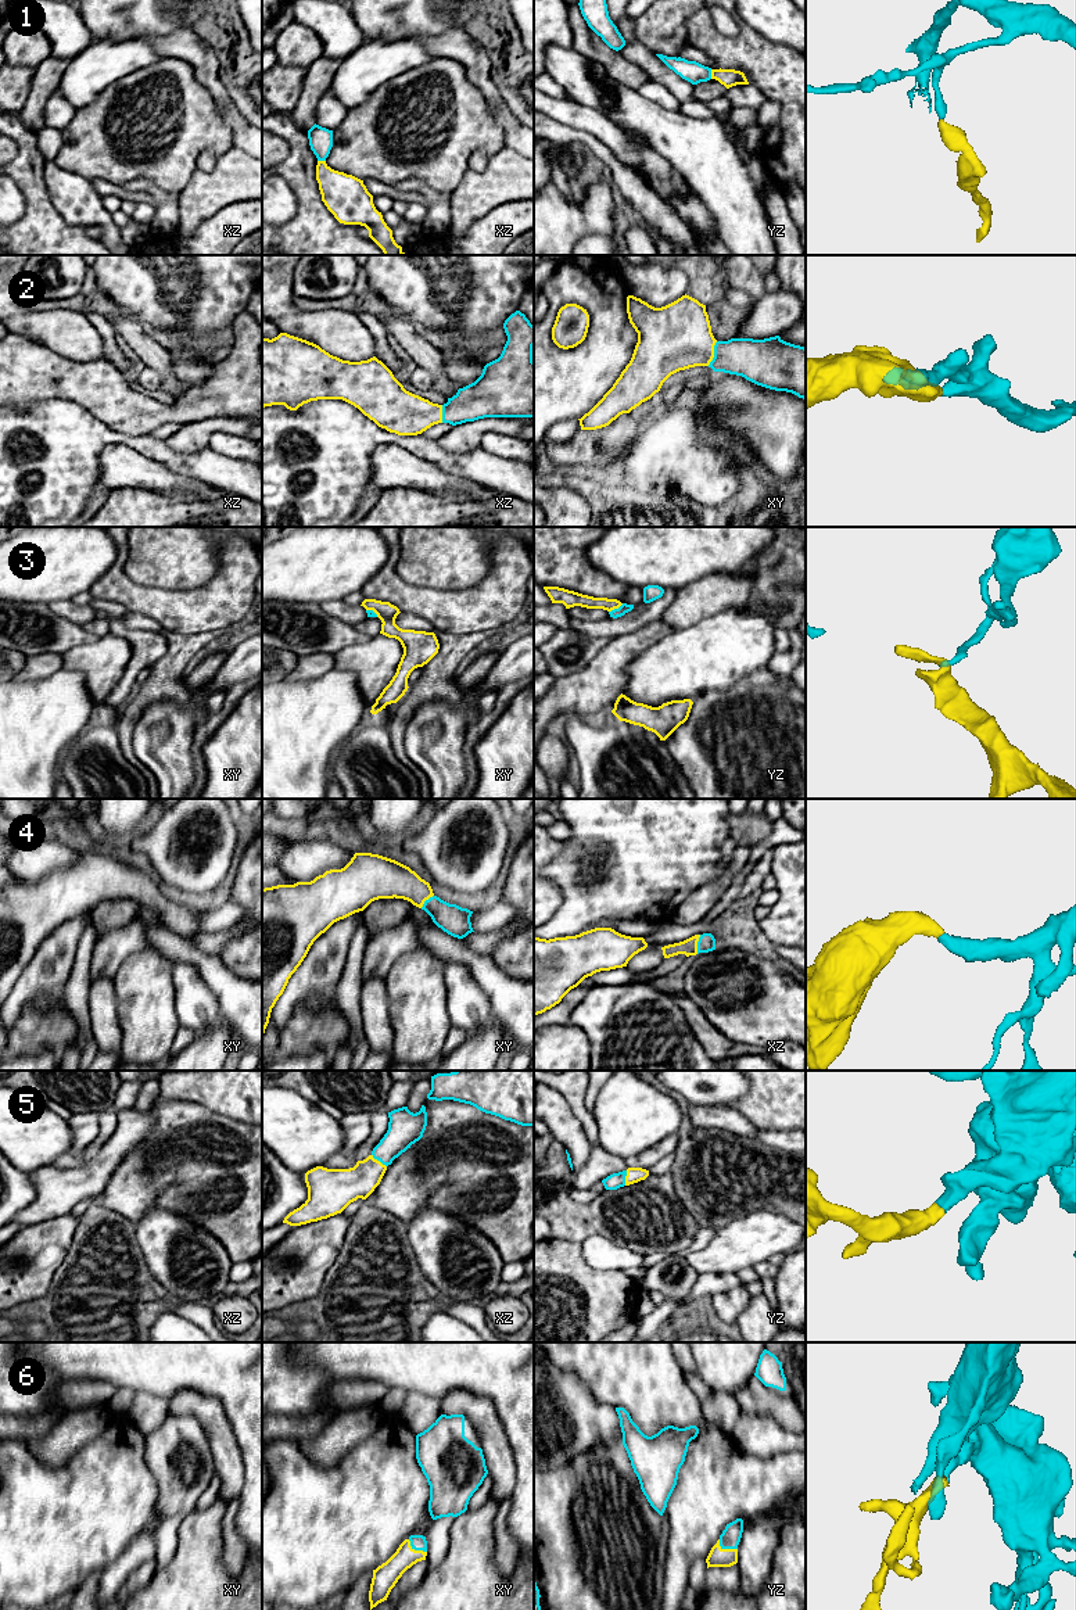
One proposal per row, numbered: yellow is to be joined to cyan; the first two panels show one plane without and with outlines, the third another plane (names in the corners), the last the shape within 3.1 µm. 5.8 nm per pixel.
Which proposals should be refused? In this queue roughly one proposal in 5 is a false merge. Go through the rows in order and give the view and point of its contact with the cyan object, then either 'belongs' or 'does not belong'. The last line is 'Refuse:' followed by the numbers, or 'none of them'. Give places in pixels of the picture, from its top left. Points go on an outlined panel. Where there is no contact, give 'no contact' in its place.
1: meets cyan in yz at (710, 74); does not belong
2: meets cyan in xy at (714, 354); belongs
3: meets cyan in yz at (616, 609); does not belong
4: meets cyan in xz at (698, 945); belongs
5: meets cyan in xz at (379, 1160); belongs
6: meets cyan in yz at (725, 1548); belongs
Refuse: 1, 3

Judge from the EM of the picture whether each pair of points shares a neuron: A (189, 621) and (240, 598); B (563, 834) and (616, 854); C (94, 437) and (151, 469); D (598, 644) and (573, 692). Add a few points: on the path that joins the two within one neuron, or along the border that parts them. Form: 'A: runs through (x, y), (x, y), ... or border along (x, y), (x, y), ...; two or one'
A: runs through (201, 609), (217, 606), (228, 598); one
B: border along (562, 820), (570, 827), (570, 841); two
C: border along (140, 452), (108, 444), (99, 458), (99, 476); two
D: border along (608, 639), (583, 669), (556, 677); two

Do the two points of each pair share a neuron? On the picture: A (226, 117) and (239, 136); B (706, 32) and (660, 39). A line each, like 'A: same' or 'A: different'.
A: same
B: different

